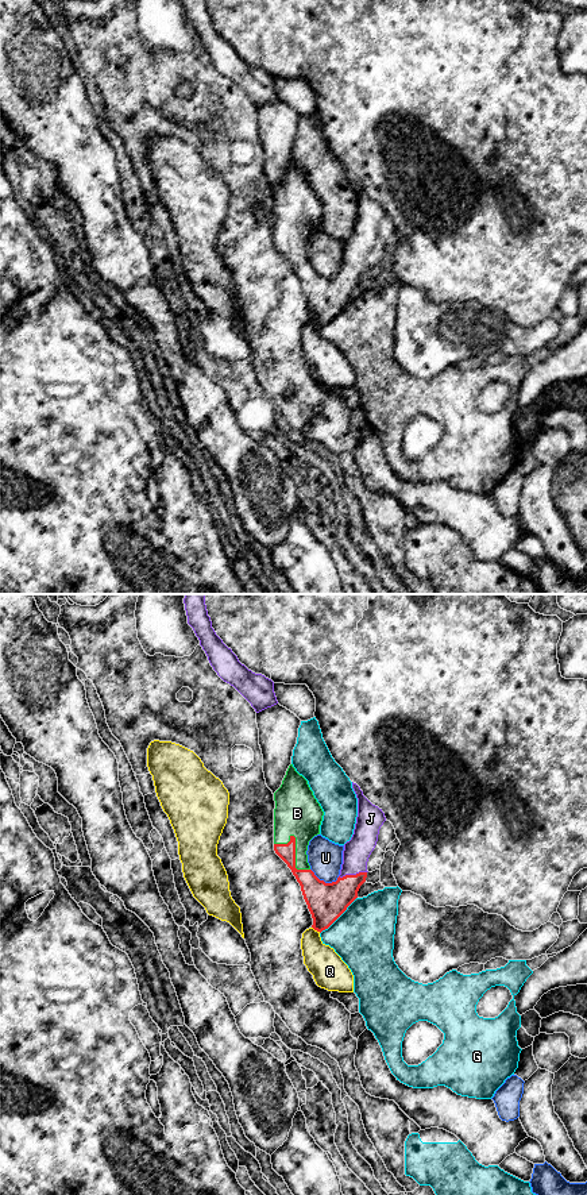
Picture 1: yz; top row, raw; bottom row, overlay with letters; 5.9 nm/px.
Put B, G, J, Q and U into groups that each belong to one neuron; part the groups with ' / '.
B J / G / Q / U

